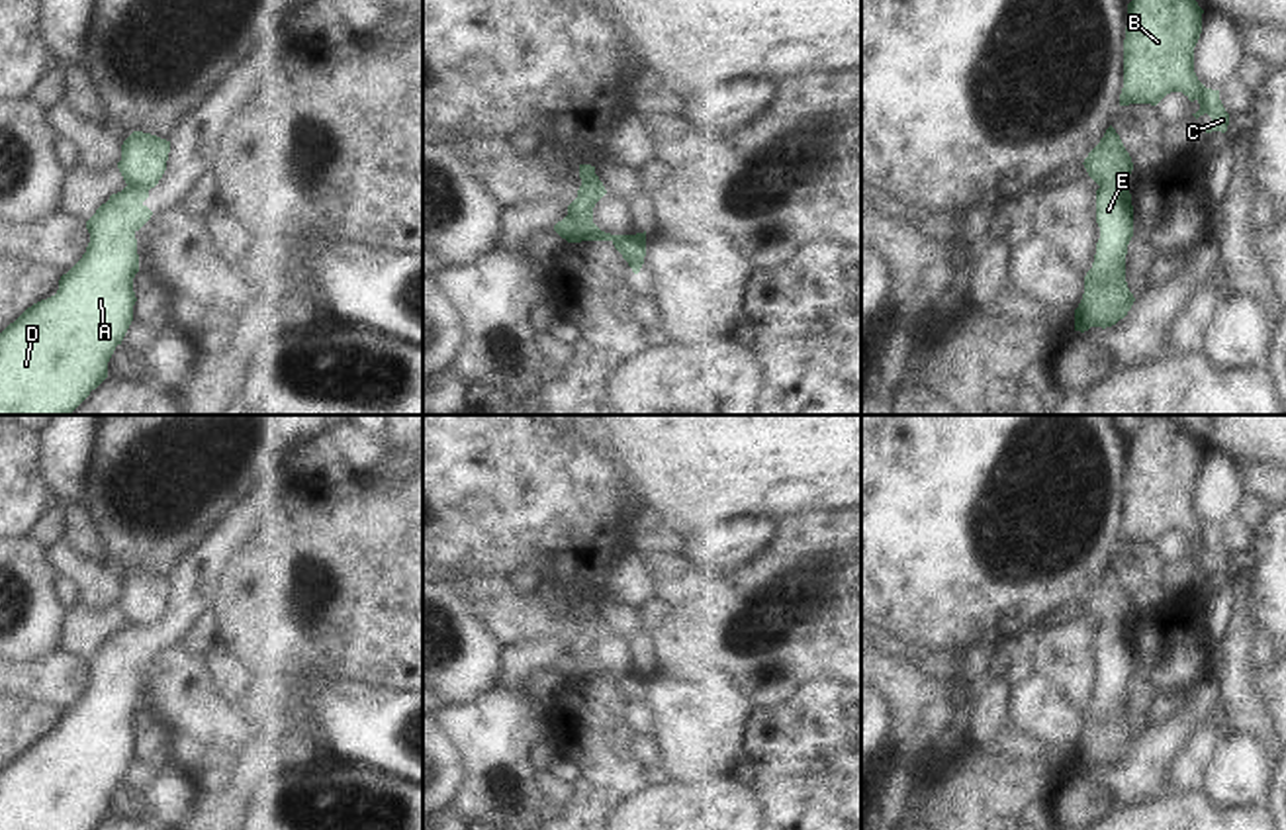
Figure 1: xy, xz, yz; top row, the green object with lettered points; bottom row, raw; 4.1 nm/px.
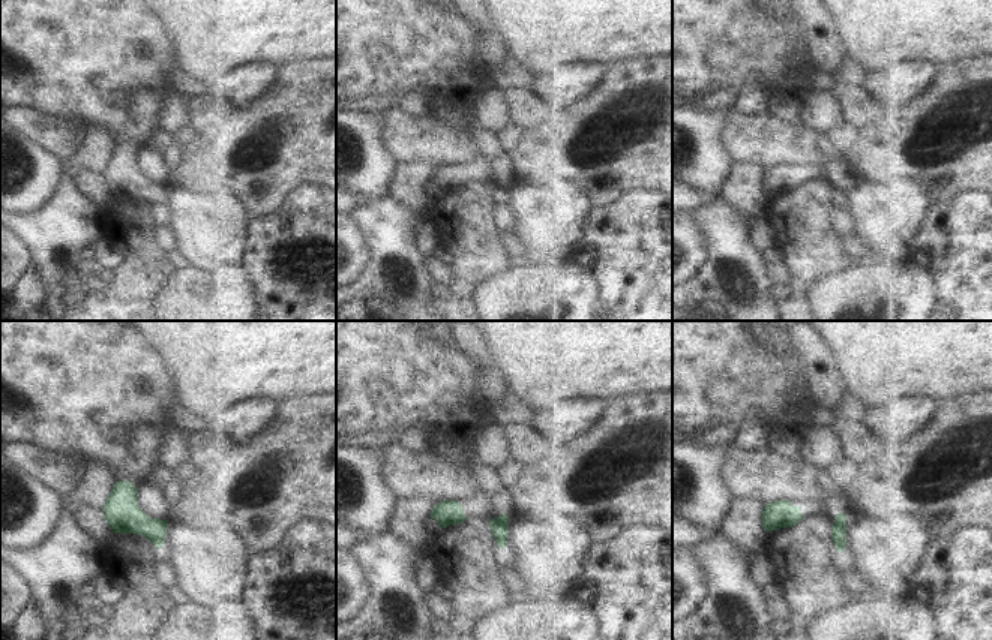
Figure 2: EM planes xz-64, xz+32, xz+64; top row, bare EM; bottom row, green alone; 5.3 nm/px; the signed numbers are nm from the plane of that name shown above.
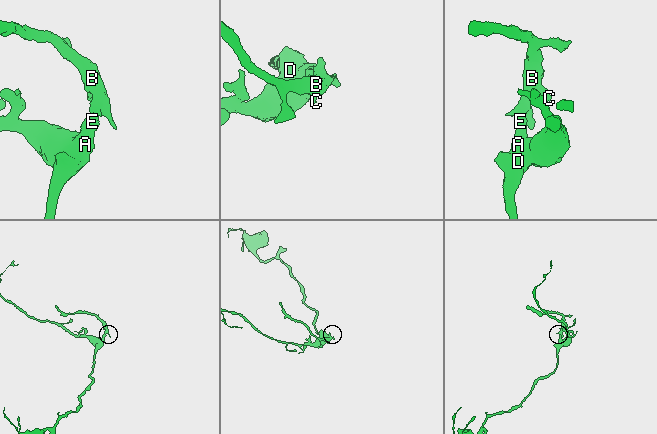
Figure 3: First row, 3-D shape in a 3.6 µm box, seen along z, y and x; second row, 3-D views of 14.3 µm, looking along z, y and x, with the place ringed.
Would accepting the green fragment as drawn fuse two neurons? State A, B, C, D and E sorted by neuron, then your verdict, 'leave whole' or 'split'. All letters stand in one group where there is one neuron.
A D E / B C; split

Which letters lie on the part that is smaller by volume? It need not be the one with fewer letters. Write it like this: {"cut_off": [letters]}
{"cut_off": ["B", "C"]}

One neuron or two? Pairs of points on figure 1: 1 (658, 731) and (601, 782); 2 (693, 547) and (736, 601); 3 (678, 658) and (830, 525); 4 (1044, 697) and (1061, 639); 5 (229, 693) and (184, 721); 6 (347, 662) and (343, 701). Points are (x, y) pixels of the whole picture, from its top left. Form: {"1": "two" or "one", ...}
{"1": "two", "2": "two", "3": "one", "4": "two", "5": "two", "6": "two"}

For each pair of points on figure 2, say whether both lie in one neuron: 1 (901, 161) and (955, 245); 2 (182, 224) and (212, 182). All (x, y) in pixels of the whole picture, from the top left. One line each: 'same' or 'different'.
1: different
2: different

